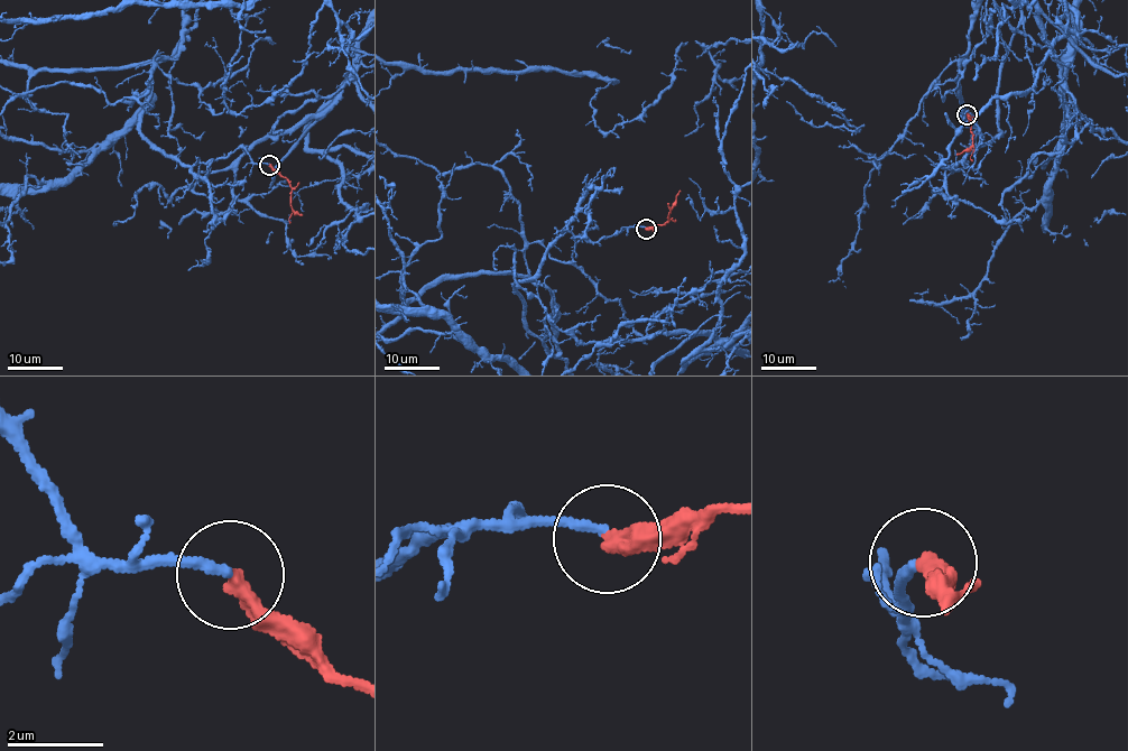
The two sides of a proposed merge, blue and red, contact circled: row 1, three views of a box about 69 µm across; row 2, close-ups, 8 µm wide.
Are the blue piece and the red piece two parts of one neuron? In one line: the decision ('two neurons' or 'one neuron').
one neuron

